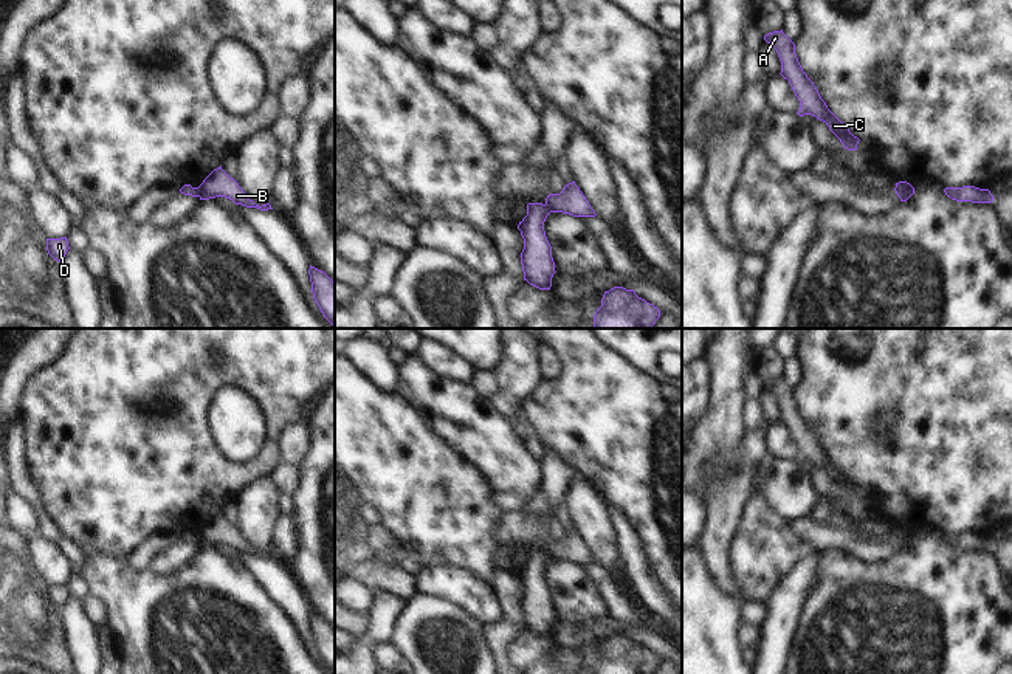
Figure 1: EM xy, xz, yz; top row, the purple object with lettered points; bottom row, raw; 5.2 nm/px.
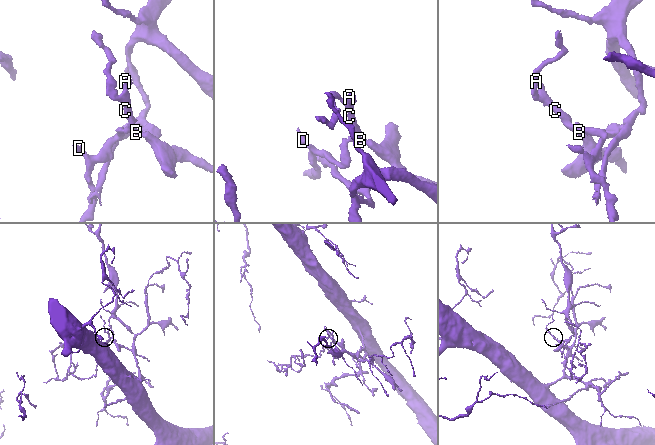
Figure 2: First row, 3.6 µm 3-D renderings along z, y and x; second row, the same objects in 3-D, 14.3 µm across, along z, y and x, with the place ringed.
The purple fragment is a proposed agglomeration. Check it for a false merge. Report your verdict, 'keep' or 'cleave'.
cleave

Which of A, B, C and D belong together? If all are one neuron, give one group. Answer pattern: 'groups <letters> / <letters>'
groups A B C / D

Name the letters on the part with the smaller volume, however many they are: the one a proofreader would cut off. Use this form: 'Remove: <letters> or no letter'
Remove: D

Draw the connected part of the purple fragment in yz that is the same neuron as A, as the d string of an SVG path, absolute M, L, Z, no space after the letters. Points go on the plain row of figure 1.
M773 378L764 383L764 387L770 390L781 407L781 423L789 428L795 443L800 448L800 457L797 462L812 462L823 468L829 477L840 487L845 496L857 497L859 485L854 483L848 473L845 473L821 446L817 434L803 418L798 404L795 401L795 390L781 378Z

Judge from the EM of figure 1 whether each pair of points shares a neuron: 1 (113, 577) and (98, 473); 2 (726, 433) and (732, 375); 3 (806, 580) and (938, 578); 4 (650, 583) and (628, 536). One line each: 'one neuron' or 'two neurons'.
1: two neurons
2: one neuron
3: two neurons
4: one neuron

